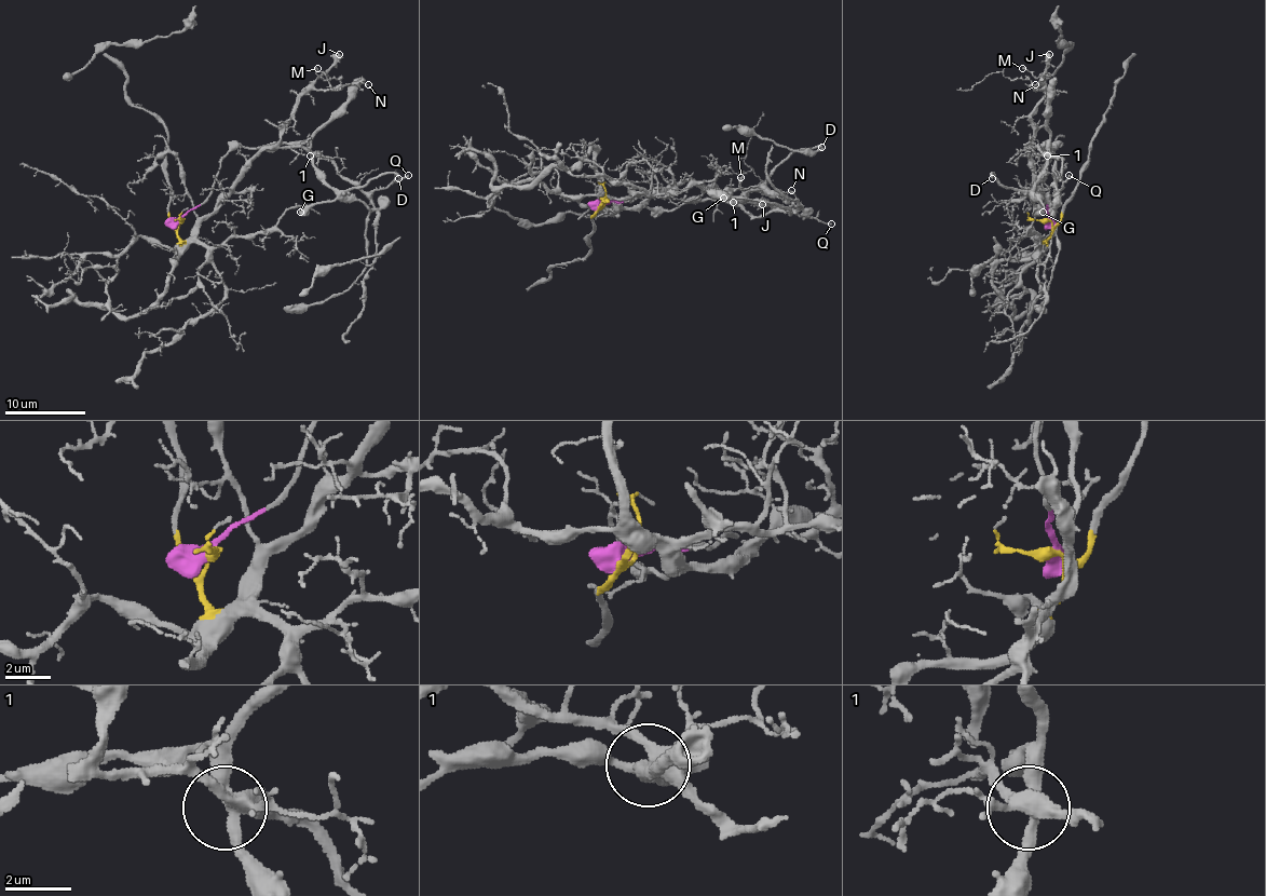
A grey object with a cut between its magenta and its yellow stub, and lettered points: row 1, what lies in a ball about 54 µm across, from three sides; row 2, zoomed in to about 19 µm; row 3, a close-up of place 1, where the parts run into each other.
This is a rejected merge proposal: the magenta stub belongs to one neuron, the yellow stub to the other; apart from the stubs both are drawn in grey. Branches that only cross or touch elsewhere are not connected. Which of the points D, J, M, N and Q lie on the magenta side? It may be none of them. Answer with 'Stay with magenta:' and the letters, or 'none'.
Stay with magenta: D

